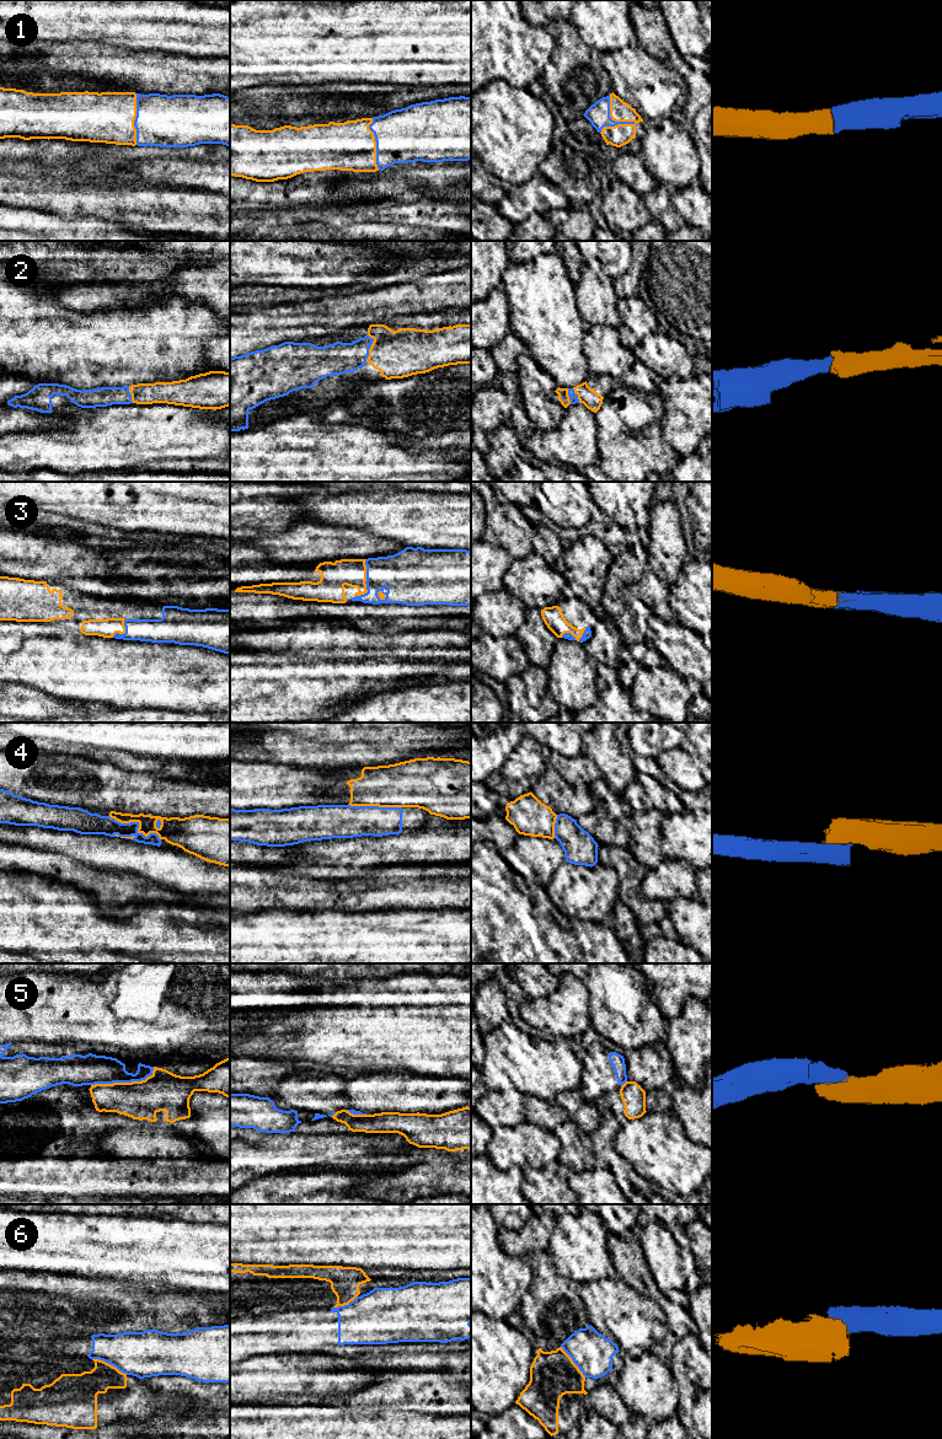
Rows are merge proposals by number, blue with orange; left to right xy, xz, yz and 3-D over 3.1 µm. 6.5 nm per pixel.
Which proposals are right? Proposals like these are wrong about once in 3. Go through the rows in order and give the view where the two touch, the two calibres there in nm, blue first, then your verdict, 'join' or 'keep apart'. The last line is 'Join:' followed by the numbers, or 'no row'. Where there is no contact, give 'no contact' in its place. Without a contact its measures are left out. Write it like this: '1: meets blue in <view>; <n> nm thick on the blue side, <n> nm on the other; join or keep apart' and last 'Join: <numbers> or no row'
1: meets blue in yz; 150 nm thick on the blue side, 140 nm on the other; join
2: meets blue in xz; 200 nm thick on the blue side, 320 nm on the other; join
3: meets blue in xz; 280 nm thick on the blue side, 180 nm on the other; join
4: meets blue in xy; 130 nm thick on the blue side, 180 nm on the other; keep apart
5: meets blue in xy; 200 nm thick on the blue side, 260 nm on the other; keep apart
6: meets blue in xy; 300 nm thick on the blue side, 200 nm on the other; keep apart
Join: 1, 2, 3

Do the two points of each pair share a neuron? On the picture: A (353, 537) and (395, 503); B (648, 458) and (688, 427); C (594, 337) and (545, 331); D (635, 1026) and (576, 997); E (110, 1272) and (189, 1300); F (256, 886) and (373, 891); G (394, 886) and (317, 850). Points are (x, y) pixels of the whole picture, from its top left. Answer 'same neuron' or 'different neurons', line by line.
A: different neurons
B: different neurons
C: different neurons
D: different neurons
E: different neurons
F: same neuron
G: different neurons

